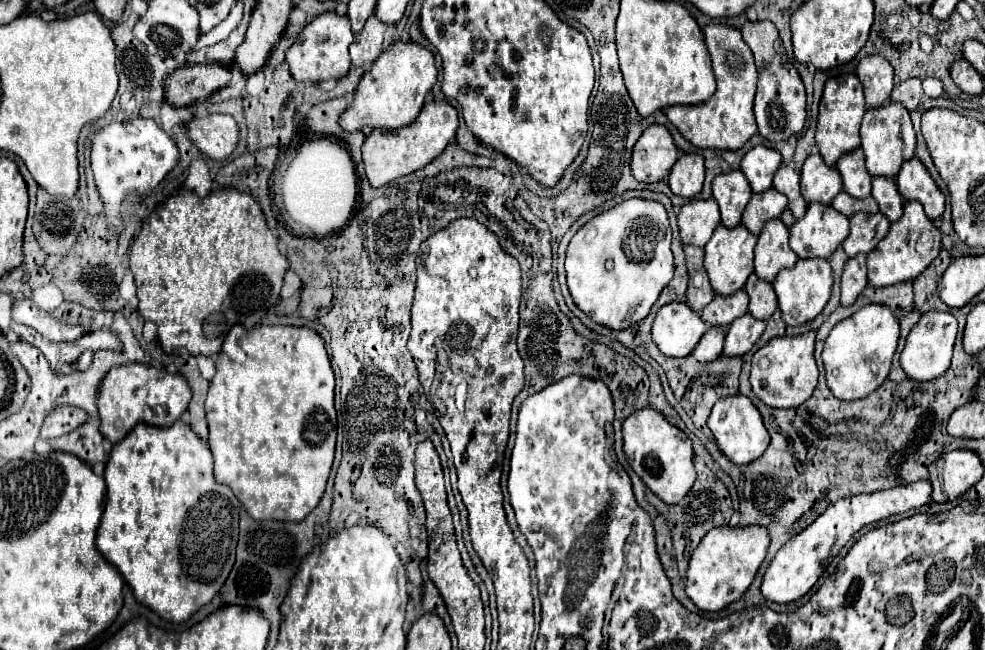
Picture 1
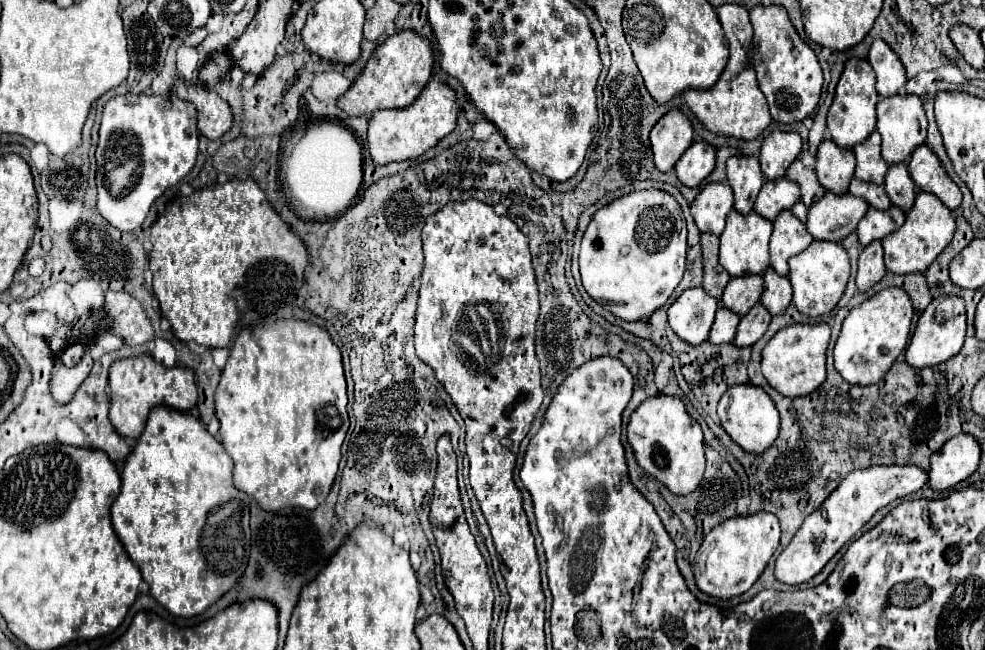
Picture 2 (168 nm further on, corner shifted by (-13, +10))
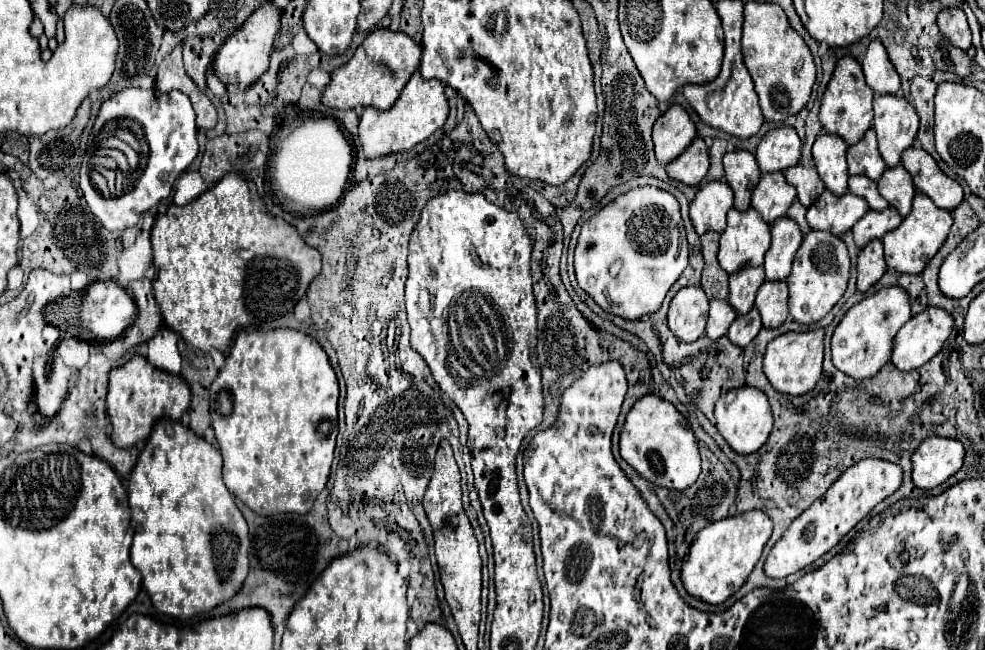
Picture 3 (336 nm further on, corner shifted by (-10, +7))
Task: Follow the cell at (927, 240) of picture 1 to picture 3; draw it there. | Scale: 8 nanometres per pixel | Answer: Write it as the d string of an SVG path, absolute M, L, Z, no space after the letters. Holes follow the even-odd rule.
M916 193L910 215L906 215L902 219L898 229L886 233L884 239L882 239L888 269L898 271L898 273L922 273L926 263L936 255L936 251L946 241L950 227L952 227L950 211L936 207L930 197L926 197L922 193Z

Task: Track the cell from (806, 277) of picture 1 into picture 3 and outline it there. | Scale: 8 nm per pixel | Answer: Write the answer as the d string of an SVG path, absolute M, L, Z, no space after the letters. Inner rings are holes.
M810 231L808 235L804 235L804 241L794 257L792 273L786 279L790 287L788 309L794 321L814 323L822 319L844 295L848 277L850 277L850 257L844 241L838 235L826 231Z

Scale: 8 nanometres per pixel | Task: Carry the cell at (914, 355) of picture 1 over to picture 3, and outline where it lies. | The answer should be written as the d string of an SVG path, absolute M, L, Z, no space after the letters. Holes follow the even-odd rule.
M926 307L898 331L892 349L892 363L900 371L912 371L928 363L952 331L952 315L940 307Z

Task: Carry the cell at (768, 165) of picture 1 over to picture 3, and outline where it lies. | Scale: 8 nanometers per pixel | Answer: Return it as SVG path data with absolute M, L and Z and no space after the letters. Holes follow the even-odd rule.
M776 127L764 135L756 149L756 161L762 173L784 171L800 159L802 141L794 127Z

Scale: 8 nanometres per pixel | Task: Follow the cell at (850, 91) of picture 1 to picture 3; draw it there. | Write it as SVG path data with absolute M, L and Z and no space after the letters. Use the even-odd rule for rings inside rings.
M850 55L840 57L822 97L822 105L820 105L822 127L828 133L840 135L848 145L858 143L872 125L872 99L874 99L874 91L866 85L862 65Z

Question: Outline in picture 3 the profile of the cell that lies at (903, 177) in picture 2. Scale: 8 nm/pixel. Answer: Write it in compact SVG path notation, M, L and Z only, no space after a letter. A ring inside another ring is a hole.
M902 165L888 167L884 171L884 175L878 179L878 191L890 203L890 207L898 209L902 217L910 213L916 189L914 189L910 173Z

